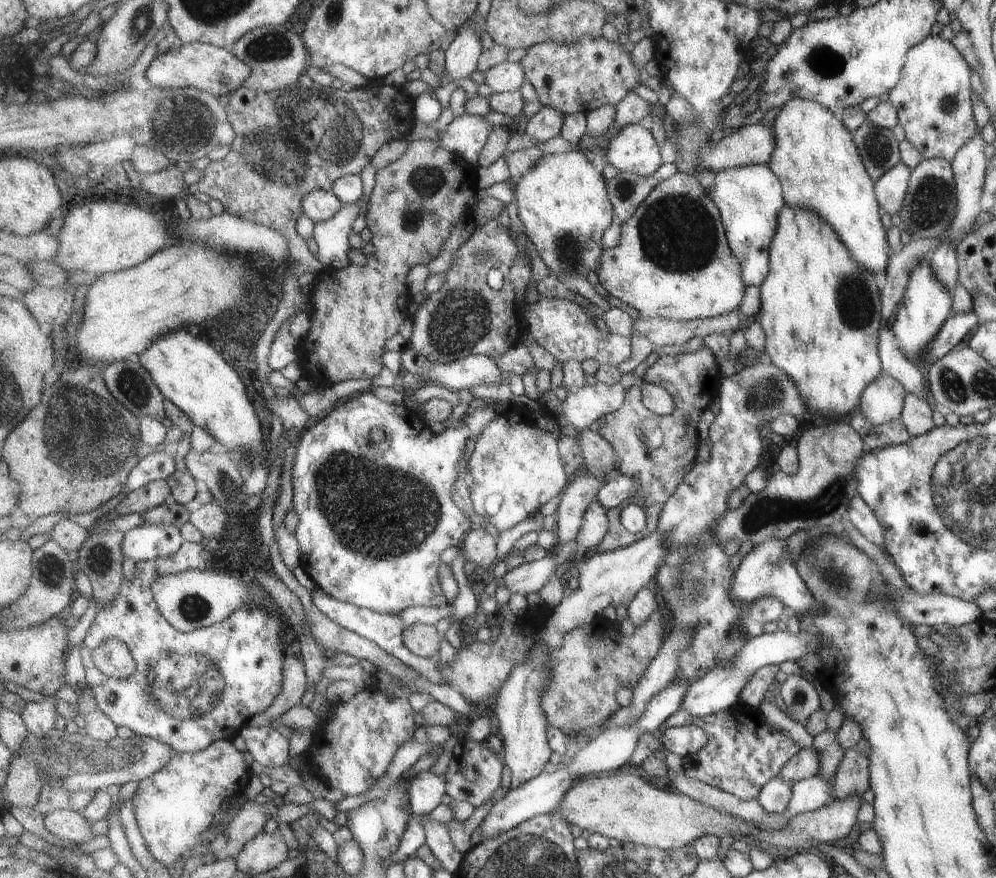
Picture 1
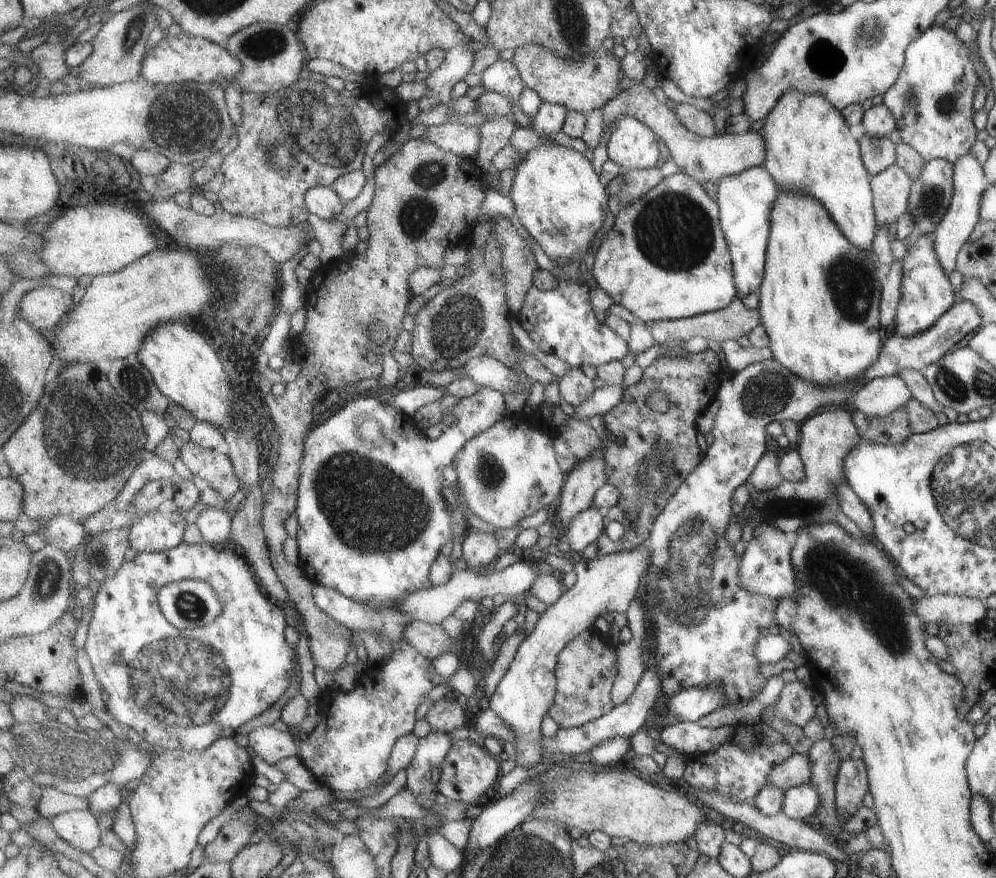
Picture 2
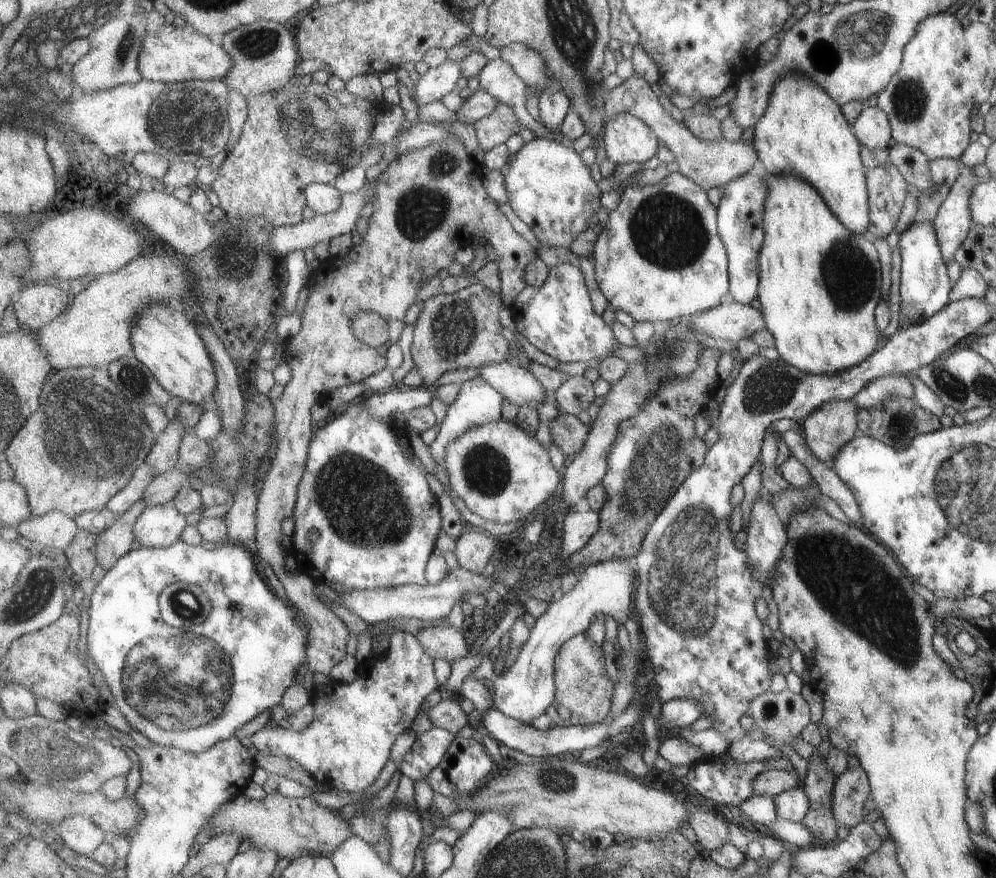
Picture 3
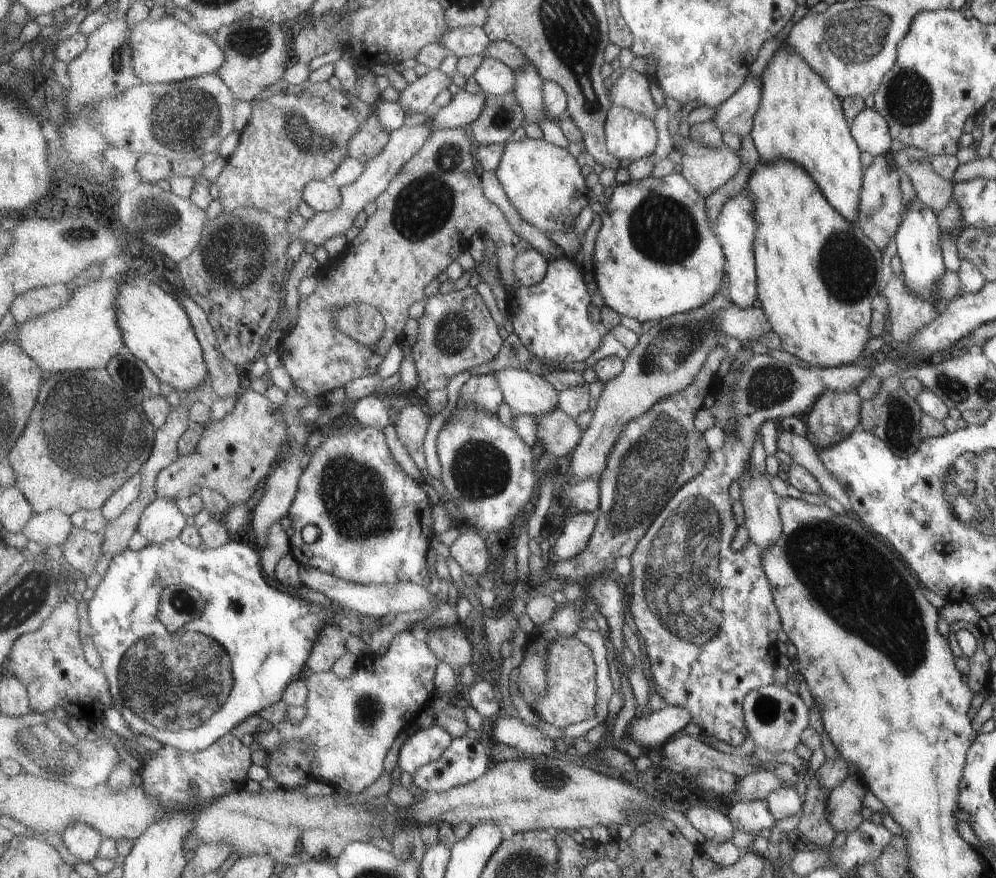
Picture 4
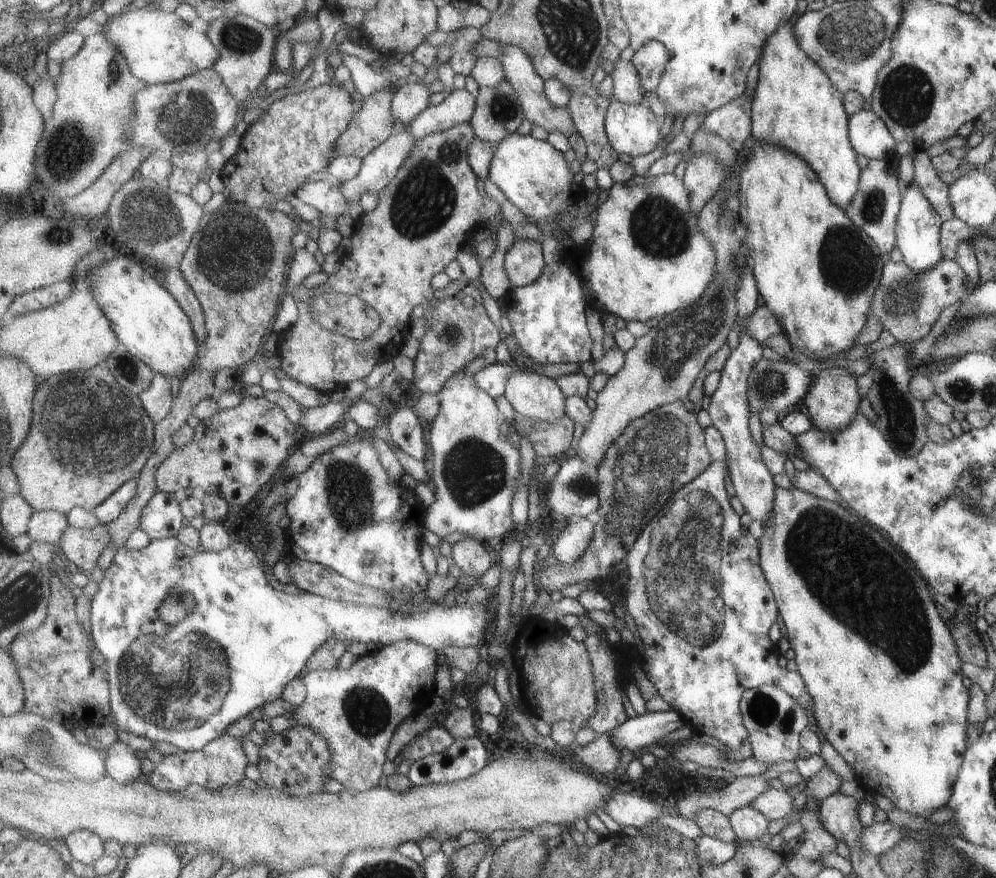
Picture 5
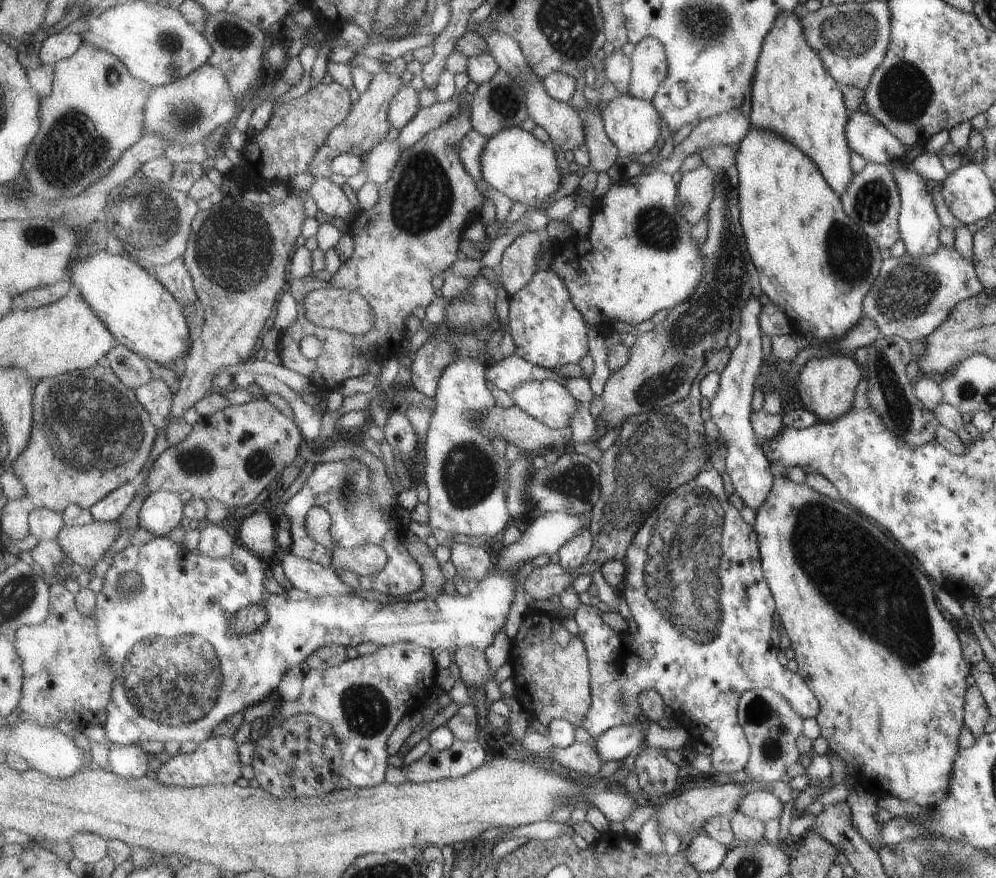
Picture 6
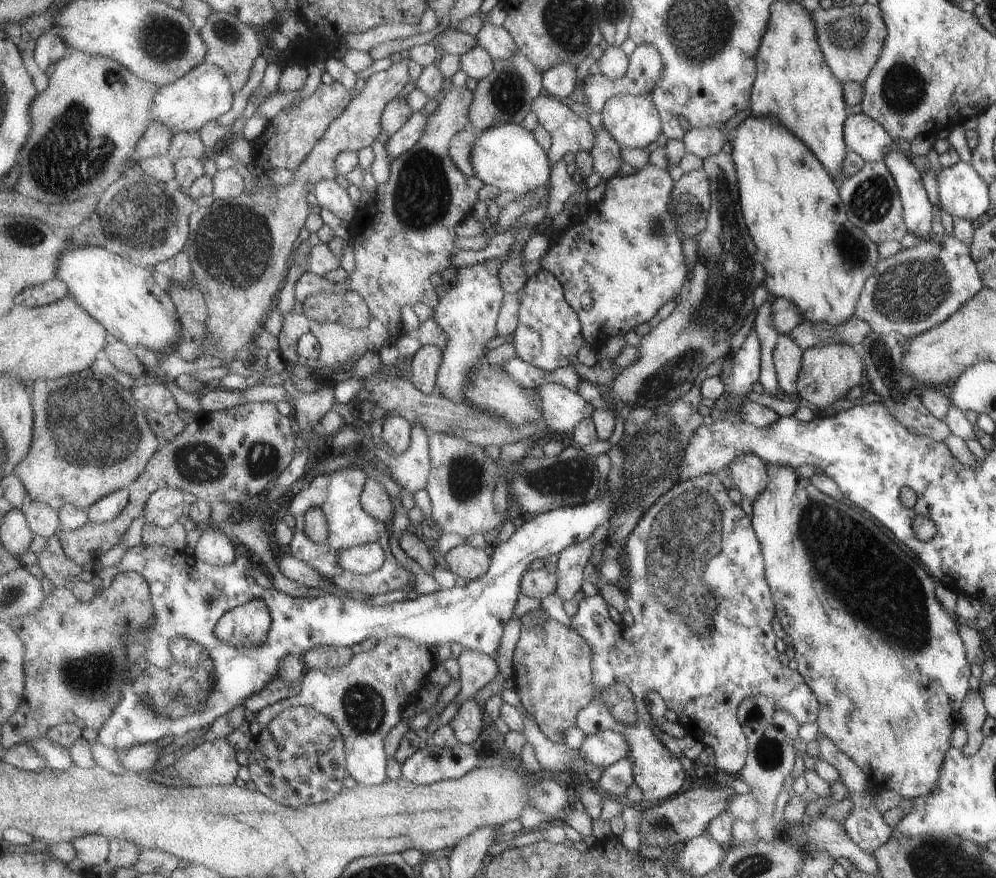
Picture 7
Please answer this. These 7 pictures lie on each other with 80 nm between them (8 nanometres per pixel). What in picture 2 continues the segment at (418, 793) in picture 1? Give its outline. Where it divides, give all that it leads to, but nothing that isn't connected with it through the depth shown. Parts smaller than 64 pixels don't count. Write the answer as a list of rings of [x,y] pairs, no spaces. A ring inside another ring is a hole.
[[[432,730],[421,739],[417,754],[413,762],[406,769],[408,774],[407,788],[419,806],[429,811],[435,803],[439,791],[439,784],[431,780],[431,768],[444,761],[454,742],[445,732]]]

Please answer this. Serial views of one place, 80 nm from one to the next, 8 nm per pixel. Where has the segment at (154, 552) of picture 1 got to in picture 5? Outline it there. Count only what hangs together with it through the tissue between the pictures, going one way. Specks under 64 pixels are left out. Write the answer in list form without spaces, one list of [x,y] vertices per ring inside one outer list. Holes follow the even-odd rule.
[[[157,491],[144,508],[140,528],[152,539],[177,537],[186,516],[172,494]]]

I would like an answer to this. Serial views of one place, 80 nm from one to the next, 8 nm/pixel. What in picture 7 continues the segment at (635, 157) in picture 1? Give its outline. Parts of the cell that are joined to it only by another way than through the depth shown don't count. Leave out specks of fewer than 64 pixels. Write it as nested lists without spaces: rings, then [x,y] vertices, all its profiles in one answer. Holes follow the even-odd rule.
[[[621,93],[613,95],[605,103],[601,117],[604,119],[604,128],[612,132],[614,140],[617,140],[625,148],[644,149],[651,142],[655,142],[663,132],[660,109],[655,104],[651,93],[642,95],[624,95]]]

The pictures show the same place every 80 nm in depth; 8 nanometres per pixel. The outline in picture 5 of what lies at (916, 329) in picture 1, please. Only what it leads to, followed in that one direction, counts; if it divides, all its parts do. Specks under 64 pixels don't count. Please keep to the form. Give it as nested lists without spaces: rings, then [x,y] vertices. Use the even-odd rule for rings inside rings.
[[[909,183],[904,188],[904,198],[901,199],[896,220],[896,247],[902,256],[902,261],[908,265],[914,273],[932,270],[941,262],[942,254],[939,244],[939,229],[942,220],[937,216],[933,207],[921,194],[921,189]]]

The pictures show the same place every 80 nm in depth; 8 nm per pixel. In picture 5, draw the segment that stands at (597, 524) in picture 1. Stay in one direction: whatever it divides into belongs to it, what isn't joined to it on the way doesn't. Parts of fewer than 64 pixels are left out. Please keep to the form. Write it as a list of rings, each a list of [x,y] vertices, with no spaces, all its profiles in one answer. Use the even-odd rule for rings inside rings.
[[[589,518],[573,519],[558,538],[553,552],[561,563],[574,565],[592,543],[596,524]]]

